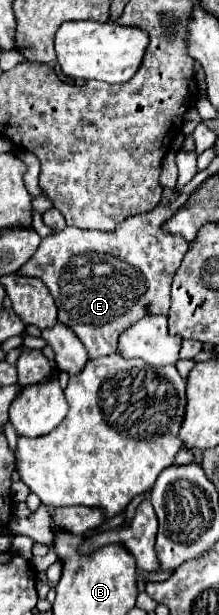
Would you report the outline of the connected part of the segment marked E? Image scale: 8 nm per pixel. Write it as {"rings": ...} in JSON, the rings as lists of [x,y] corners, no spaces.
{"rings":[[[155,206],[145,214],[137,214],[121,222],[117,230],[113,230],[111,234],[79,228],[65,228],[61,232],[53,232],[41,240],[39,252],[35,252],[31,260],[19,268],[21,274],[37,276],[47,284],[59,308],[59,322],[63,322],[77,334],[77,338],[87,348],[91,360],[117,352],[119,334],[131,324],[135,324],[141,316],[169,312],[171,280],[173,274],[177,272],[177,266],[181,264],[183,256],[189,250],[189,244],[181,236],[167,234],[161,230],[161,224],[171,216],[173,216],[171,208]]]}

